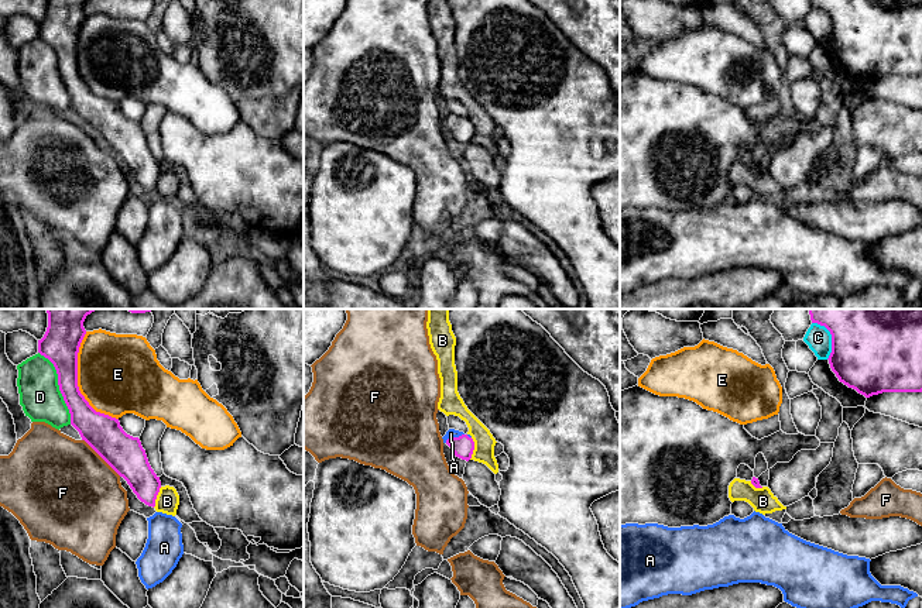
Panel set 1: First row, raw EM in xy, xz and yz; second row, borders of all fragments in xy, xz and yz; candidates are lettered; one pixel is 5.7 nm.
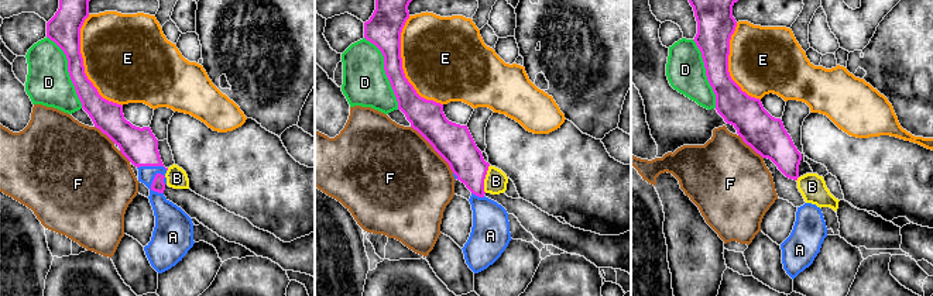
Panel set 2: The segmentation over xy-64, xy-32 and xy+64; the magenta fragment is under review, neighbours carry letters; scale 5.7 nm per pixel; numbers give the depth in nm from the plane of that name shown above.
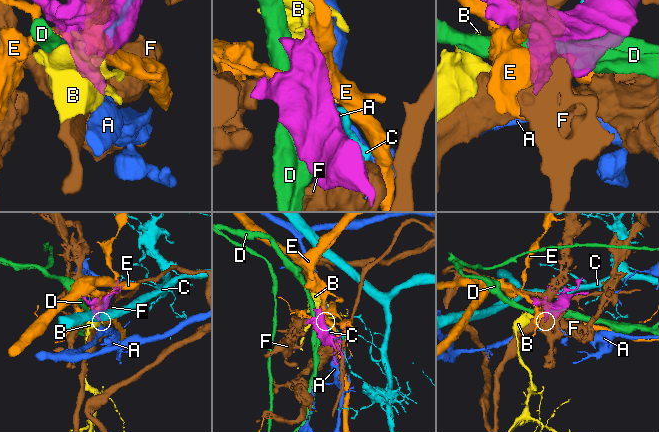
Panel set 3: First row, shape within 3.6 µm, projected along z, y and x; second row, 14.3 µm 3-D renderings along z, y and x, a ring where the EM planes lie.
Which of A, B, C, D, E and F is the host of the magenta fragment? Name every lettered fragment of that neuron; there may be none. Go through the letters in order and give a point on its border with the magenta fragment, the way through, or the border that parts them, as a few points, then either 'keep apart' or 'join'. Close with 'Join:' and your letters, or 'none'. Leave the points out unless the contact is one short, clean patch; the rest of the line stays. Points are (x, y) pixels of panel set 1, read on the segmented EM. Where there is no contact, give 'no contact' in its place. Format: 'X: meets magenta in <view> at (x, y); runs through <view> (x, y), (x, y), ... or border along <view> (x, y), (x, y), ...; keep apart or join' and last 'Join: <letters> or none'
A: meets magenta in xz at (453, 438); runs through xz (462, 446), (453, 438), (451, 433); join
B: meets magenta in xz at (473, 449); border along xz (472, 438), (473, 453), (469, 459); keep apart
C: meets magenta in yz at (832, 337); keep apart
D: meets magenta in xy at (60, 387); keep apart
E: meets magenta in xy at (76, 382); keep apart
F: meets magenta in xy at (102, 457); keep apart
Join: A

